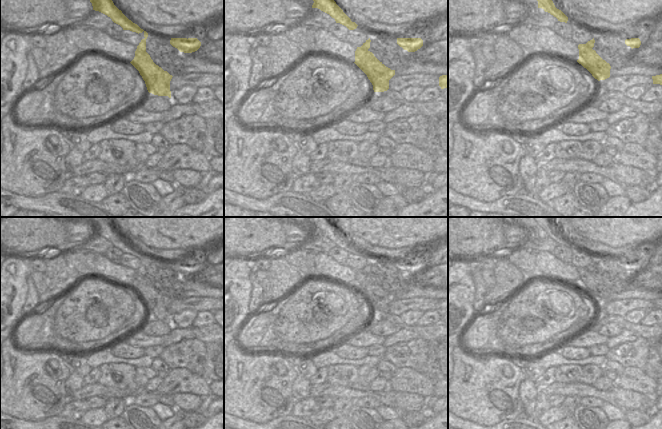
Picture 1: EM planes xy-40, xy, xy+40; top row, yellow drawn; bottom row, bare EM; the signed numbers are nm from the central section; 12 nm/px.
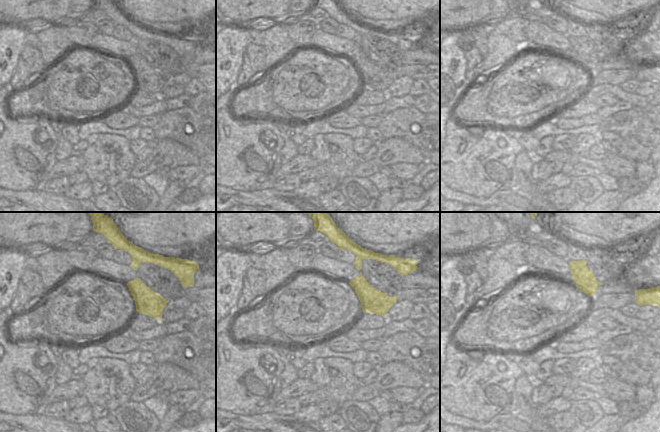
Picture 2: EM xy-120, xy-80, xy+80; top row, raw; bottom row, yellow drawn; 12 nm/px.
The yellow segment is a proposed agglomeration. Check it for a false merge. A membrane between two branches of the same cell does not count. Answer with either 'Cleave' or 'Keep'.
Cleave.

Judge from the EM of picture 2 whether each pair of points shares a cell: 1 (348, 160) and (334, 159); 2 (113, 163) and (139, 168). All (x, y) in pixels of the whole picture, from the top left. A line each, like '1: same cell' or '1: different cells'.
1: same cell
2: different cells

